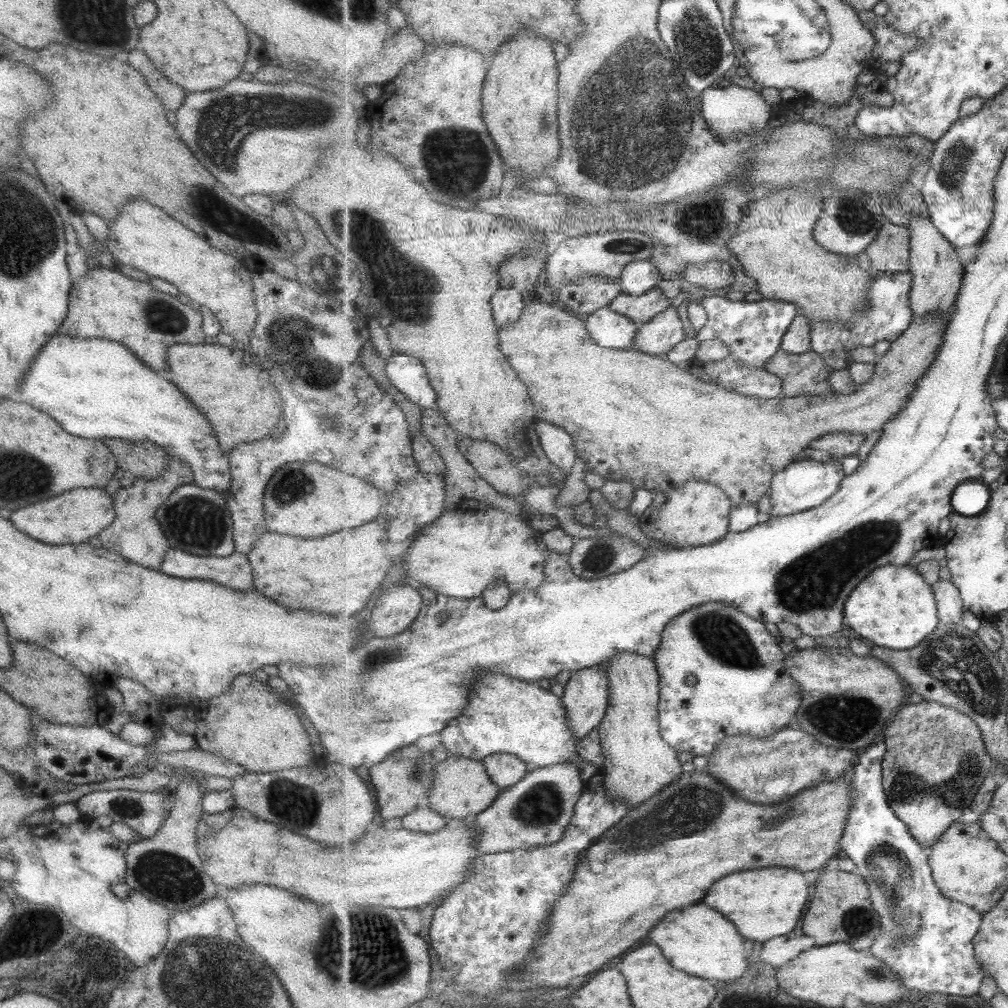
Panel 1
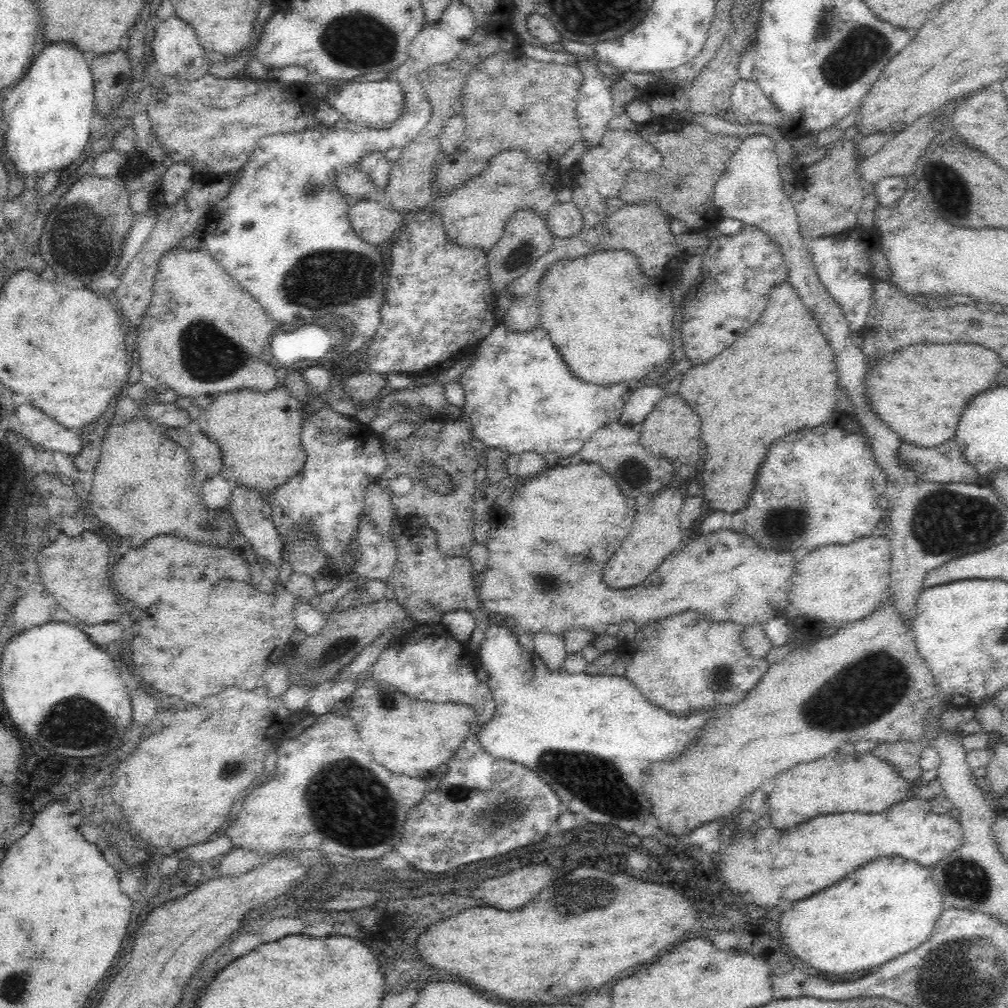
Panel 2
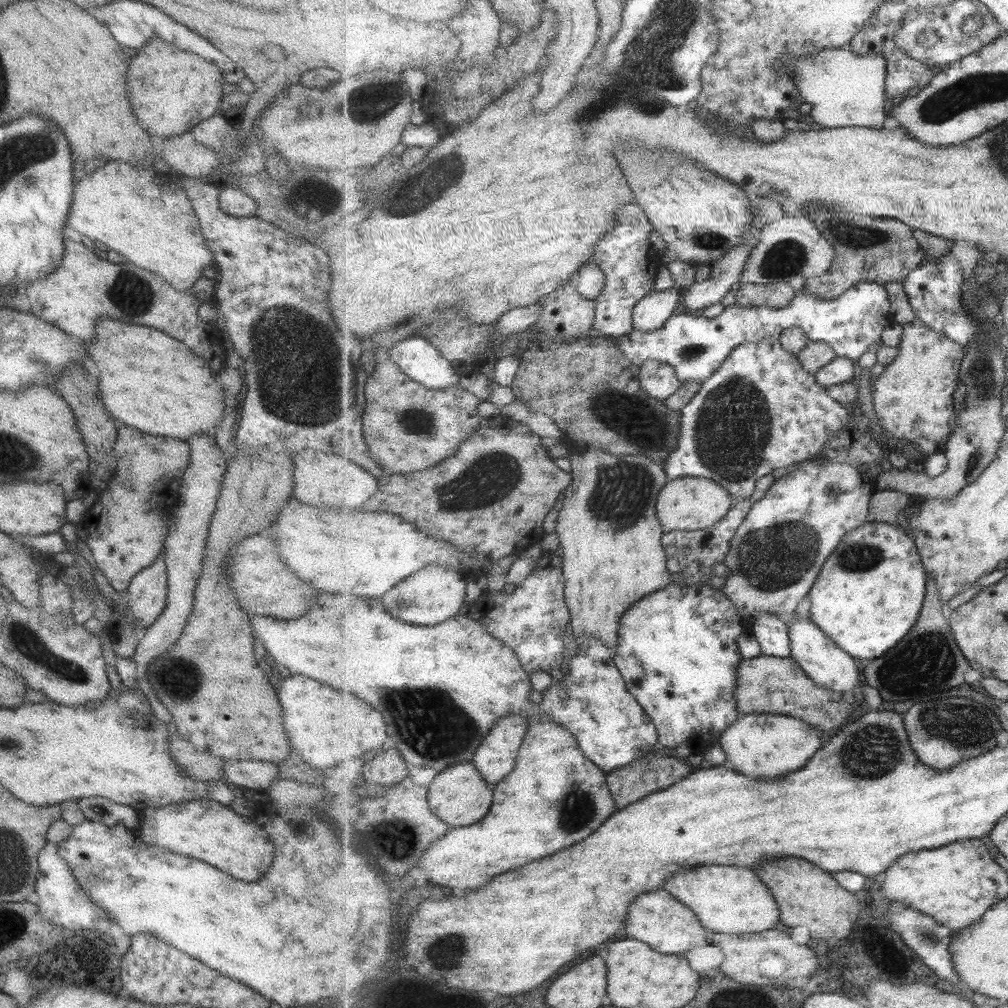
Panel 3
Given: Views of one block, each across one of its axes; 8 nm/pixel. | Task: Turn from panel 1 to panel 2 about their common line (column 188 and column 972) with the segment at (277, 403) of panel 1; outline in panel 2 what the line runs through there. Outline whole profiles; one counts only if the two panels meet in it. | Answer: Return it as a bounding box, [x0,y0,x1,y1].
[866,344,1002,448]

